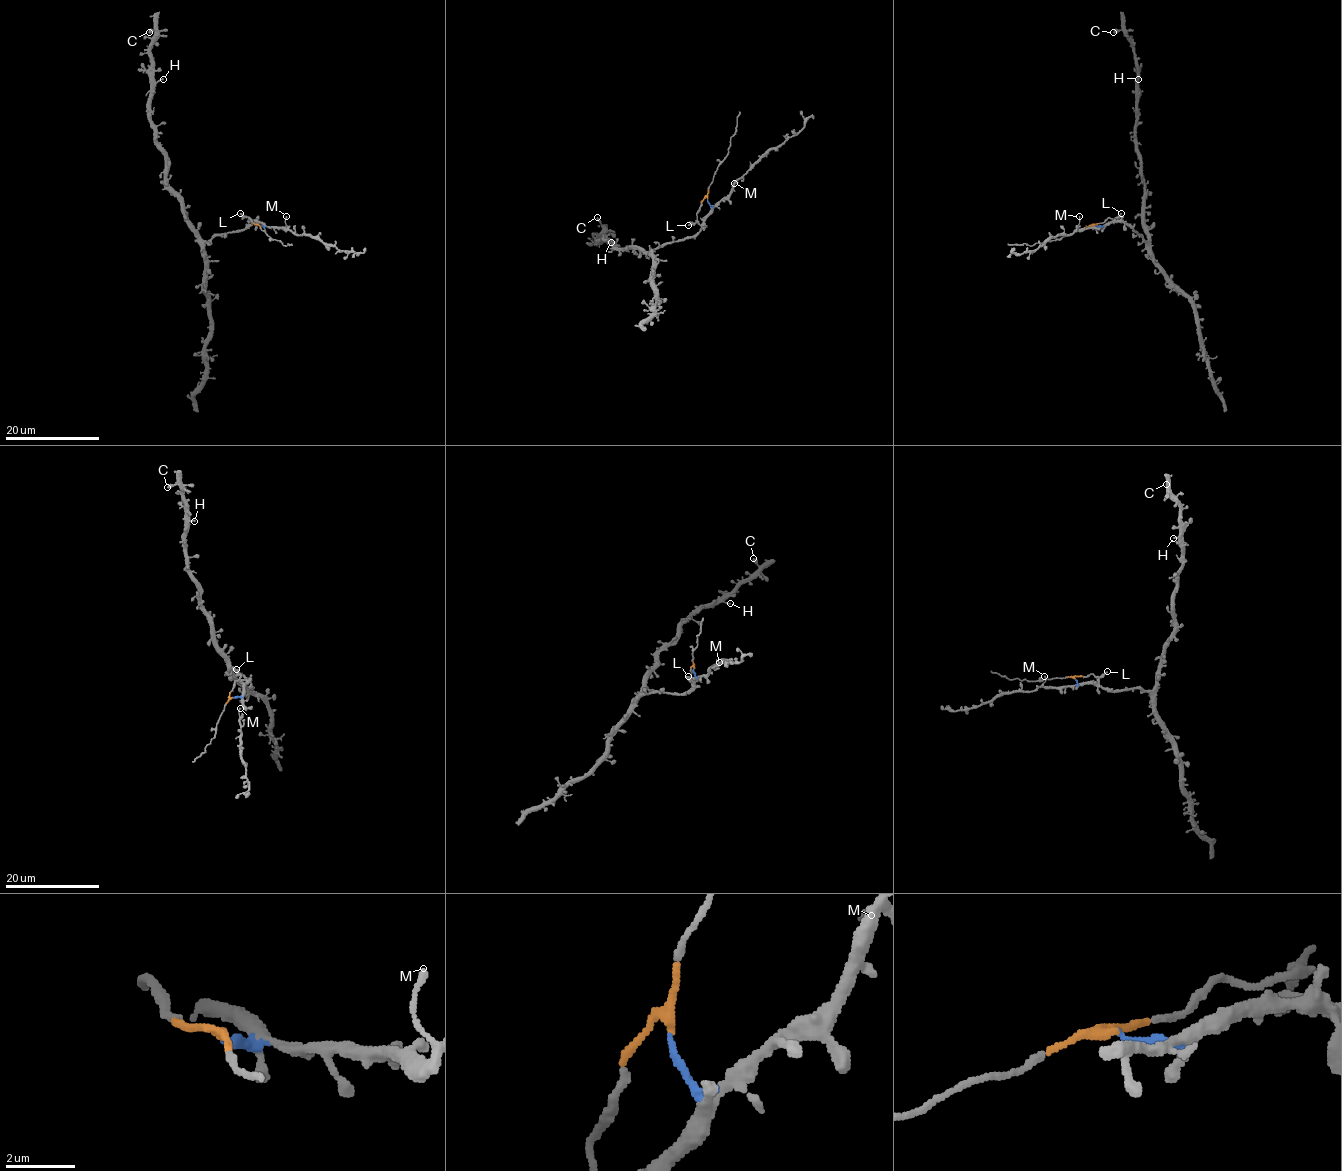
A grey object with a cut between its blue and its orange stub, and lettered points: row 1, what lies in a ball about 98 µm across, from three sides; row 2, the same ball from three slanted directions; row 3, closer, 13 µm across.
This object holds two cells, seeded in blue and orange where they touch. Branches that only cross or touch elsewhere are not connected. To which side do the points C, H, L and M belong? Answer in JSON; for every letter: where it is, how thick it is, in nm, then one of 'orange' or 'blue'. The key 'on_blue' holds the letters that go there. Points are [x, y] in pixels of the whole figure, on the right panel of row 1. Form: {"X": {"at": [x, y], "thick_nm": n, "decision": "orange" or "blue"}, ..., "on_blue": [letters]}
{"C": {"at": [1113, 32], "thick_nm": 440, "decision": "blue"}, "H": {"at": [1138, 79], "thick_nm": 160, "decision": "blue"}, "L": {"at": [1121, 213], "thick_nm": 220, "decision": "orange"}, "M": {"at": [1079, 216], "thick_nm": 150, "decision": "blue"}, "on_blue": ["C", "H", "M"]}

